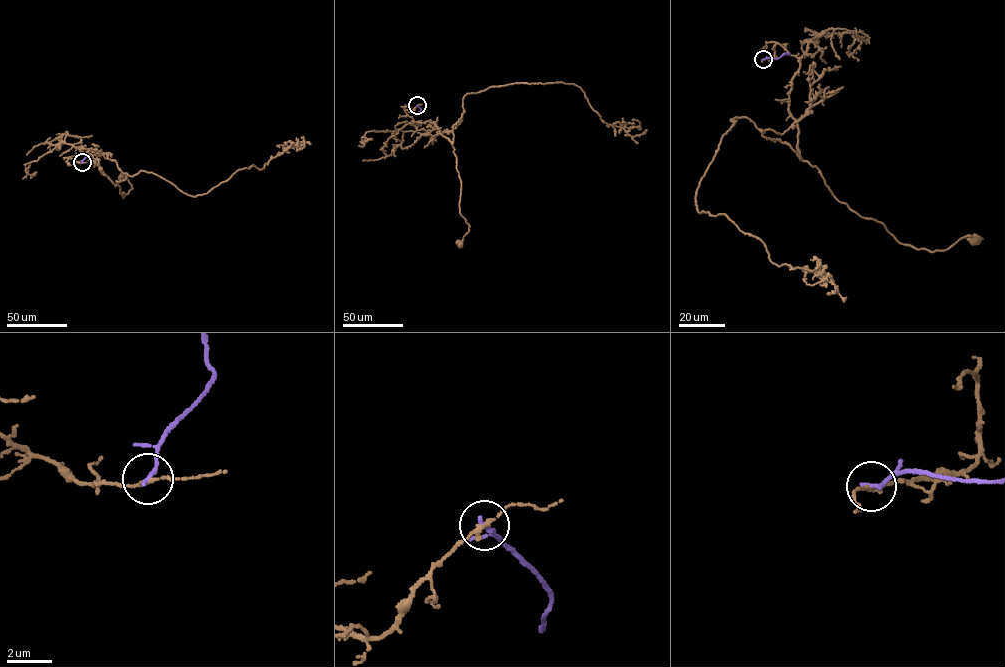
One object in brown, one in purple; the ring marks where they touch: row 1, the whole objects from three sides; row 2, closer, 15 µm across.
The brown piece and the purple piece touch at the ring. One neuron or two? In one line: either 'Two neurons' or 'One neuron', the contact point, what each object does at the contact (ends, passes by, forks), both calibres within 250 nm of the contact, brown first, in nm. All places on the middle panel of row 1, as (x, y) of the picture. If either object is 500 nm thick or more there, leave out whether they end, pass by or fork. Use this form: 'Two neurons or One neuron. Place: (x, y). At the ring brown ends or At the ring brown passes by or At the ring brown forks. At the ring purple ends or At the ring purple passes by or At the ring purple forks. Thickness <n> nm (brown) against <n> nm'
Two neurons. Place: (417, 105). At the ring brown passes by. At the ring purple ends. Thickness 170 nm (brown) against 240 nm

